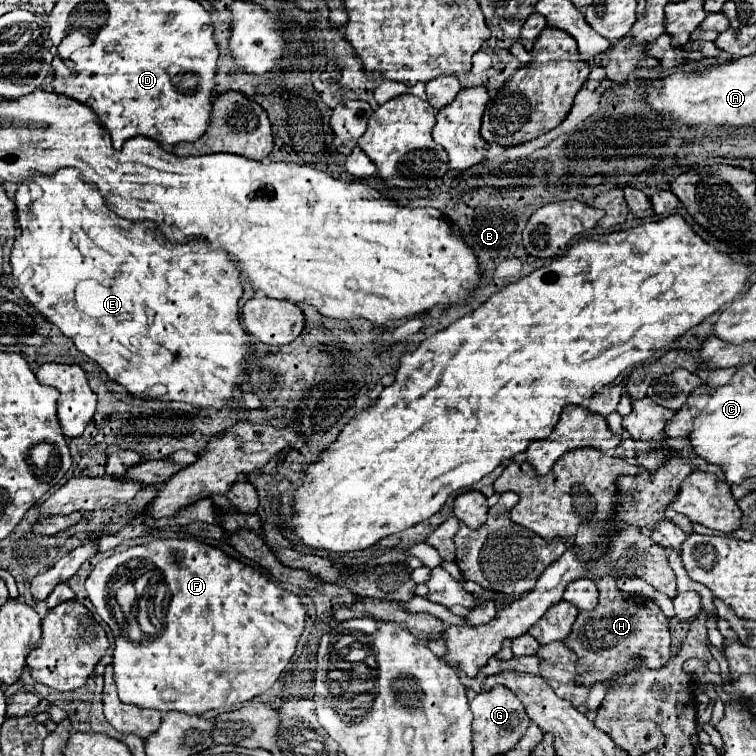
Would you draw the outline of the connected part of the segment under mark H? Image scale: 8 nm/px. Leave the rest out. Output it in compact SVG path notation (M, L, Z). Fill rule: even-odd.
M614 575L600 577L596 585L600 591L598 605L592 611L578 613L572 625L572 633L564 641L564 645L578 657L578 679L574 683L592 687L596 683L630 673L634 669L634 659L640 659L640 665L648 669L662 667L670 659L670 629L668 619L664 617L656 601L644 595L622 593L616 585Z

